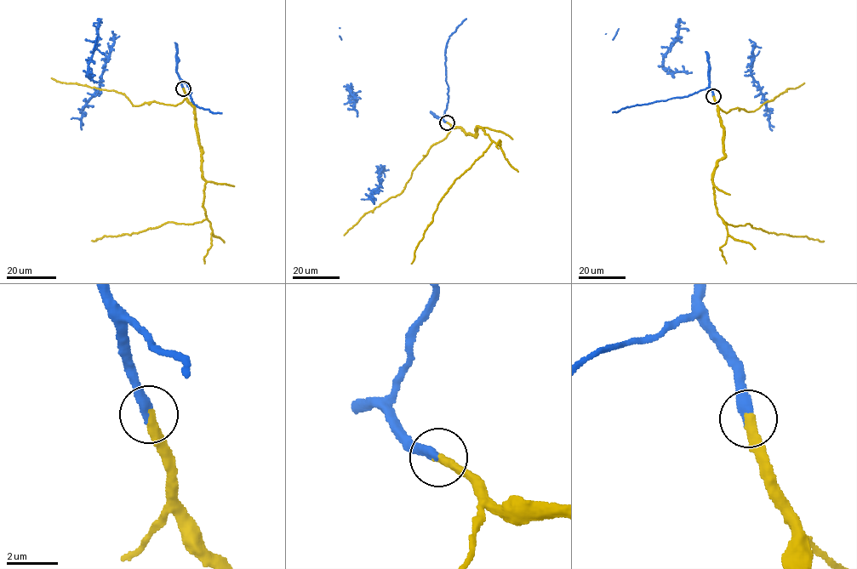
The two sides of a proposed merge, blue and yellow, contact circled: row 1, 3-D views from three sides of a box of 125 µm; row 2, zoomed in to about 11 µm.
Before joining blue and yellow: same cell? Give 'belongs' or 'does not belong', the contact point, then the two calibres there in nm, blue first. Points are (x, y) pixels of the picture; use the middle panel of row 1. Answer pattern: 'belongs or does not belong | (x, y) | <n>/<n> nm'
belongs | (447, 122) | 400/380 nm

